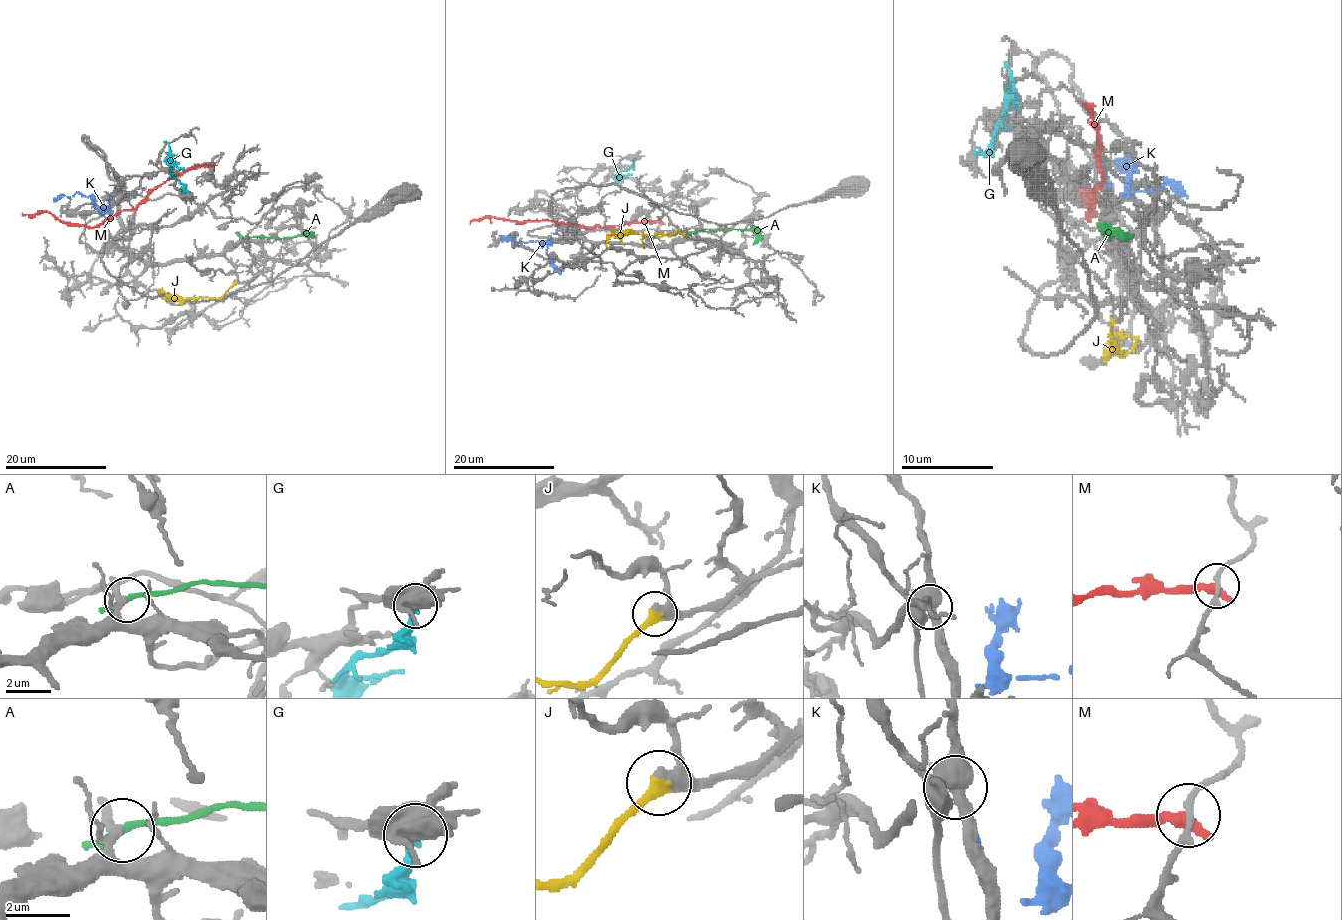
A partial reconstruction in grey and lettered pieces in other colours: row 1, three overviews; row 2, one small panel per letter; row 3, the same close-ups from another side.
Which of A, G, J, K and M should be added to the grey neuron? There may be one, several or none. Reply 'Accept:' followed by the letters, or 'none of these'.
Accept: J

